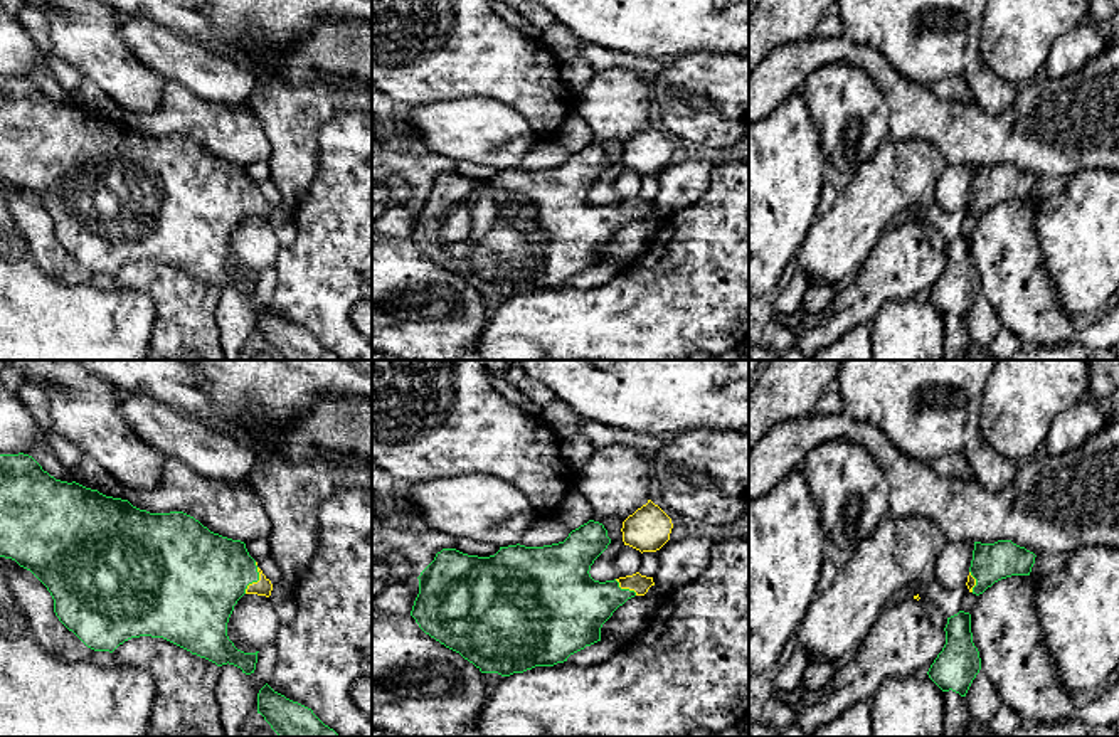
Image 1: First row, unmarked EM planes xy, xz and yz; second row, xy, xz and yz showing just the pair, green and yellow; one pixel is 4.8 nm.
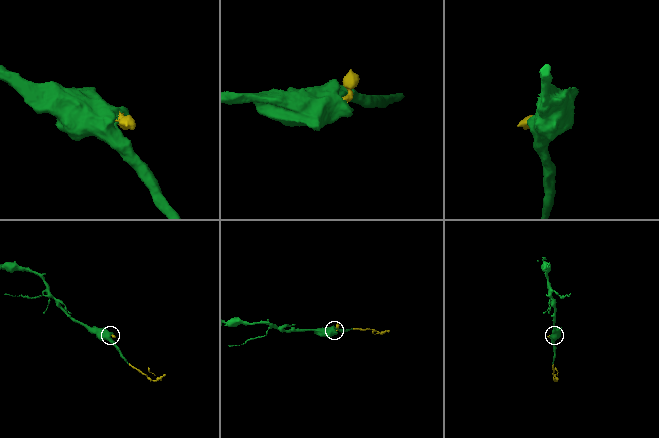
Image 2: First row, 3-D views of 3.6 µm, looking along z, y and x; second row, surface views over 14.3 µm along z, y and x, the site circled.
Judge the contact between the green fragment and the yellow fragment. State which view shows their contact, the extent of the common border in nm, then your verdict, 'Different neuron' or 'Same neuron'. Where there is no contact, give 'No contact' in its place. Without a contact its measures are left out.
Touches green in xy. Shared border 160 nm. Same neuron

